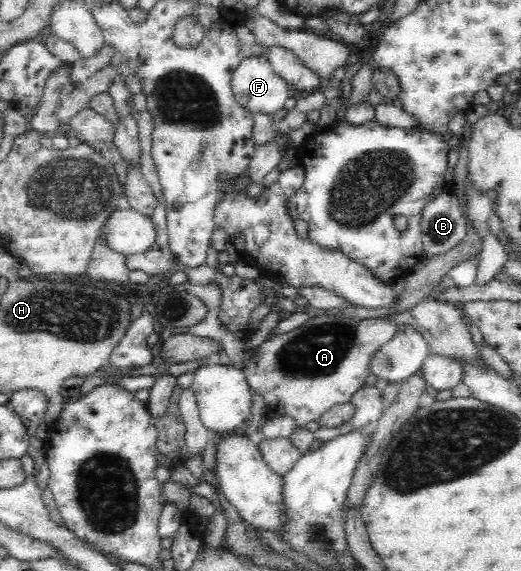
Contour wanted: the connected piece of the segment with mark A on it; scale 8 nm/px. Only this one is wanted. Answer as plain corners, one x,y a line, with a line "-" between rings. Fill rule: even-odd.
314,313
313,317
310,318
304,325
292,329
292,331
287,331
286,333
272,333
268,336
268,339
264,341
258,347
252,355
246,357
246,362
241,371
246,375
248,384
251,389
258,394
264,400
267,406
266,417
276,417
276,416
288,416
294,420
294,424
297,427
304,427
310,421
316,421
318,417
322,416
328,409
331,409
334,405
349,403
352,397
362,389
365,385
366,378
372,373
371,367
371,357
385,344
388,343
392,337
395,335
396,328
398,324
394,324
384,320
384,318
366,318
366,319
354,319
353,317
346,317
339,313

